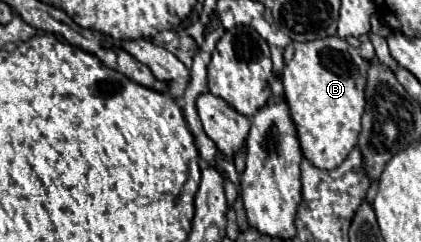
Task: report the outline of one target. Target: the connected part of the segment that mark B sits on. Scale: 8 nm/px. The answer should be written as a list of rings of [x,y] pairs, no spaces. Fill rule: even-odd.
[[[337,35],[307,43],[291,43],[285,47],[283,57],[285,101],[297,125],[301,151],[315,167],[335,169],[357,145],[357,137],[361,133],[369,65],[359,55],[359,49],[351,47]]]

